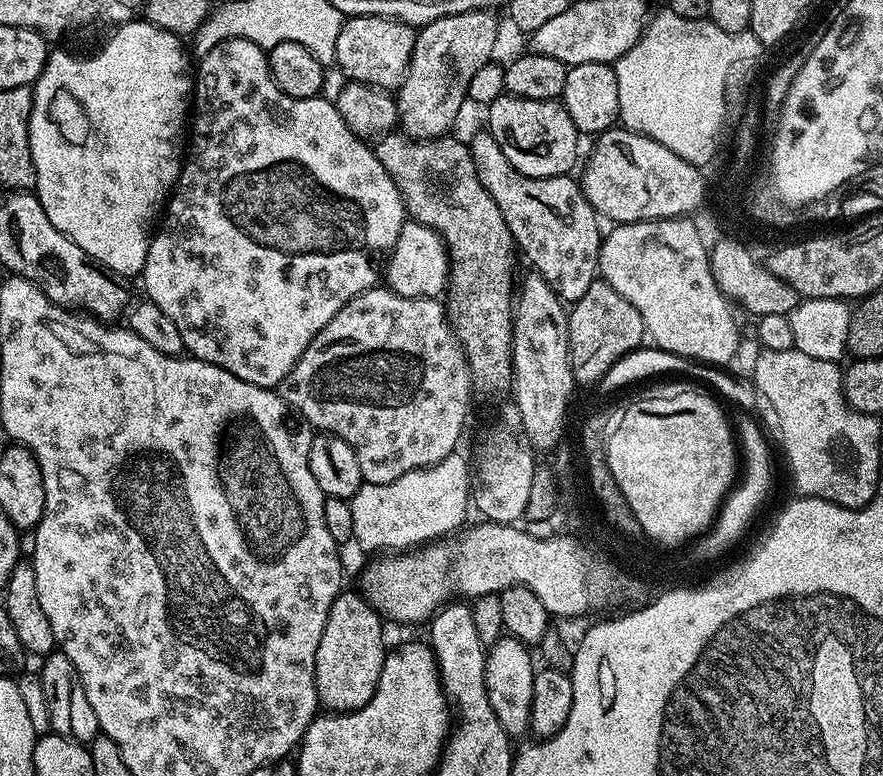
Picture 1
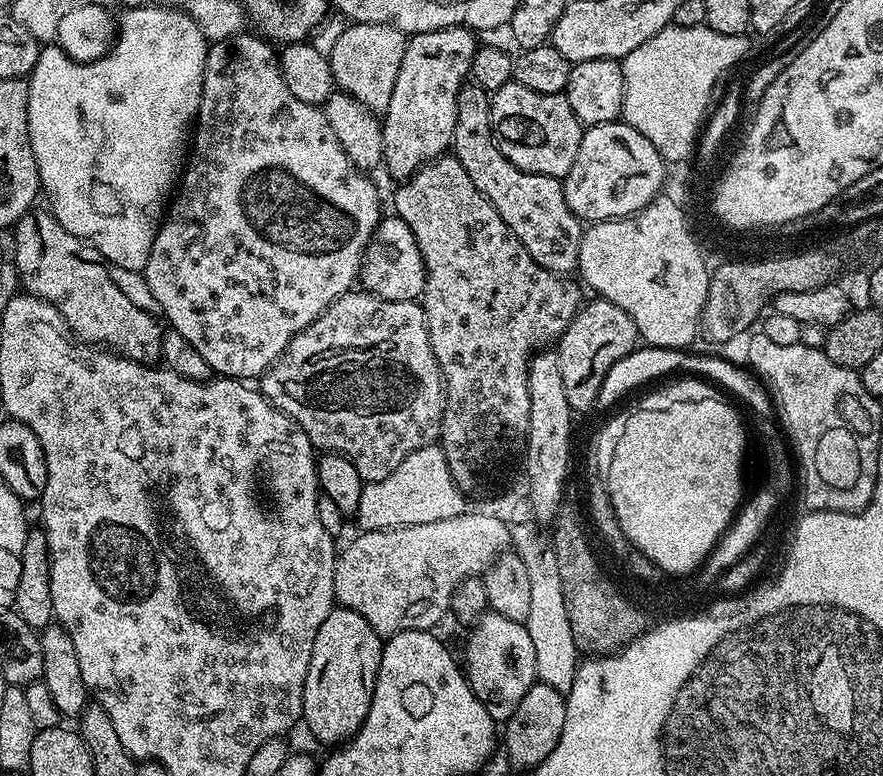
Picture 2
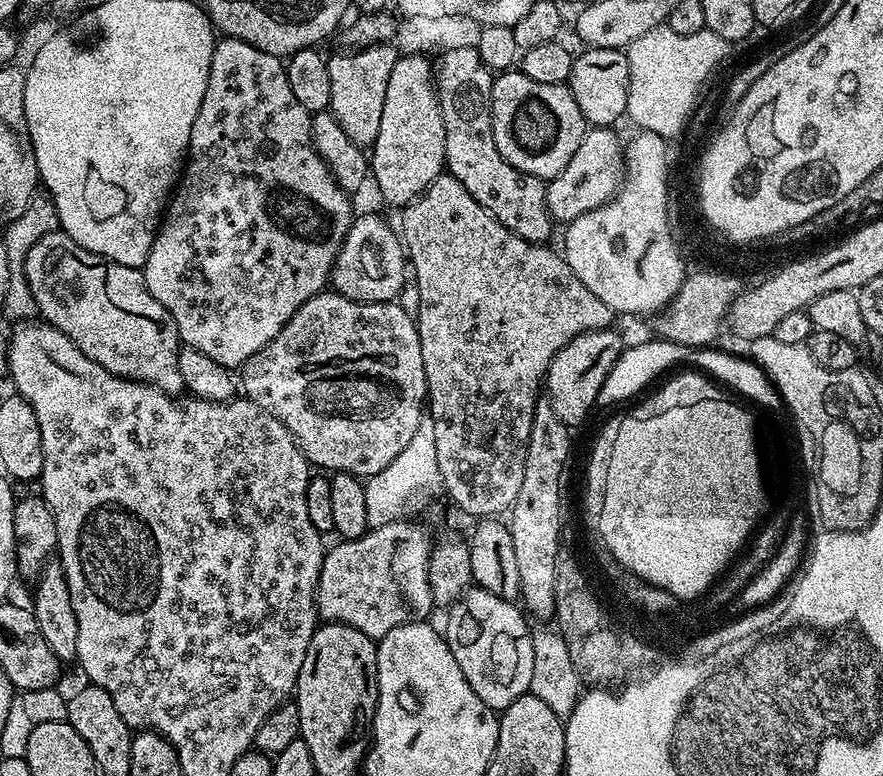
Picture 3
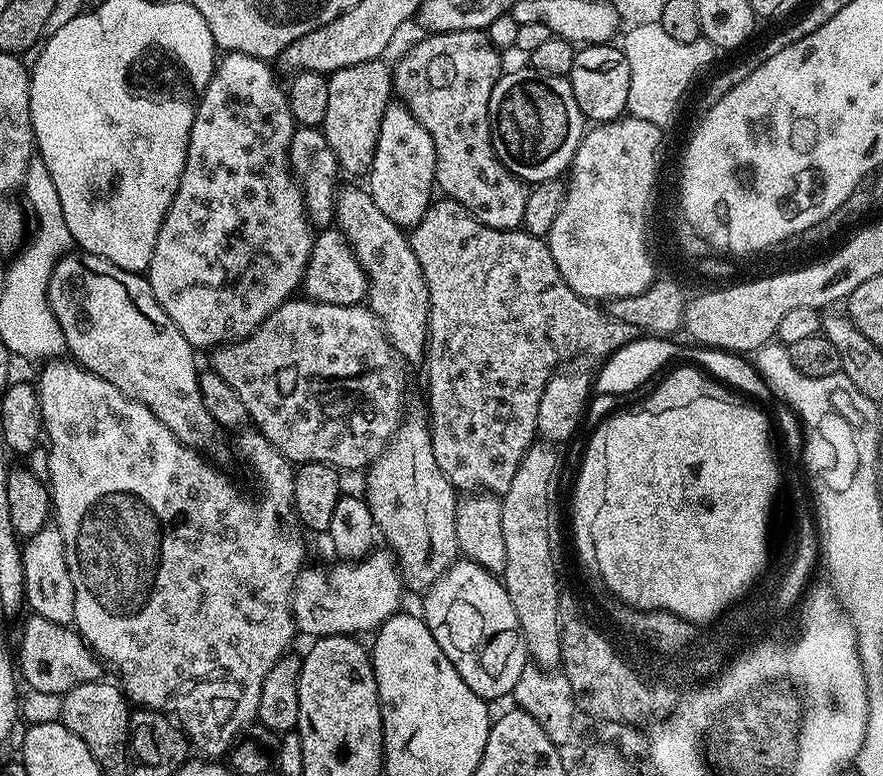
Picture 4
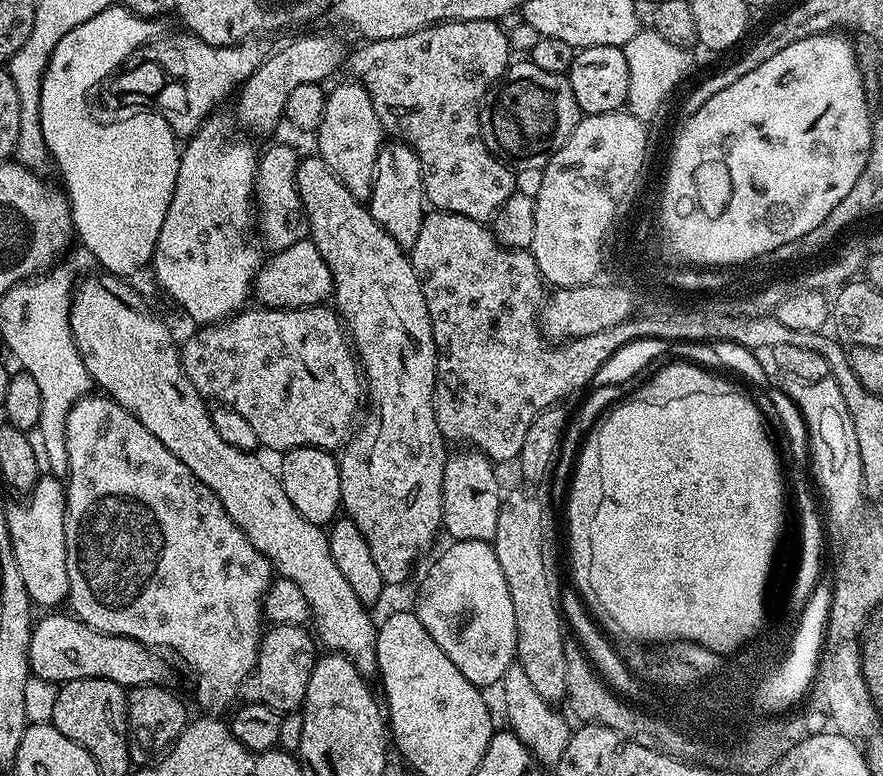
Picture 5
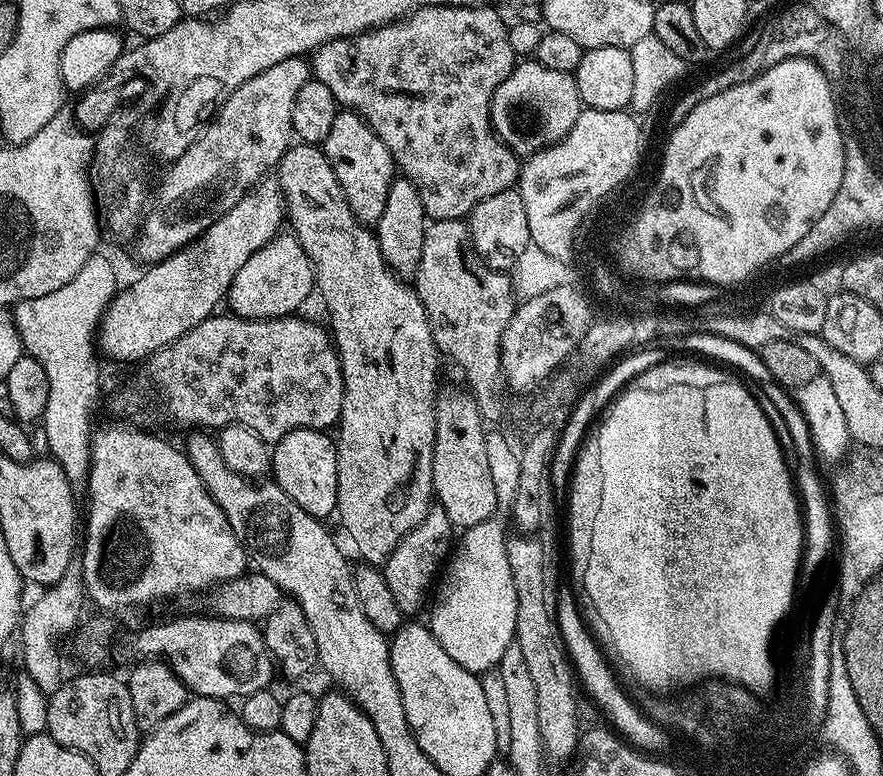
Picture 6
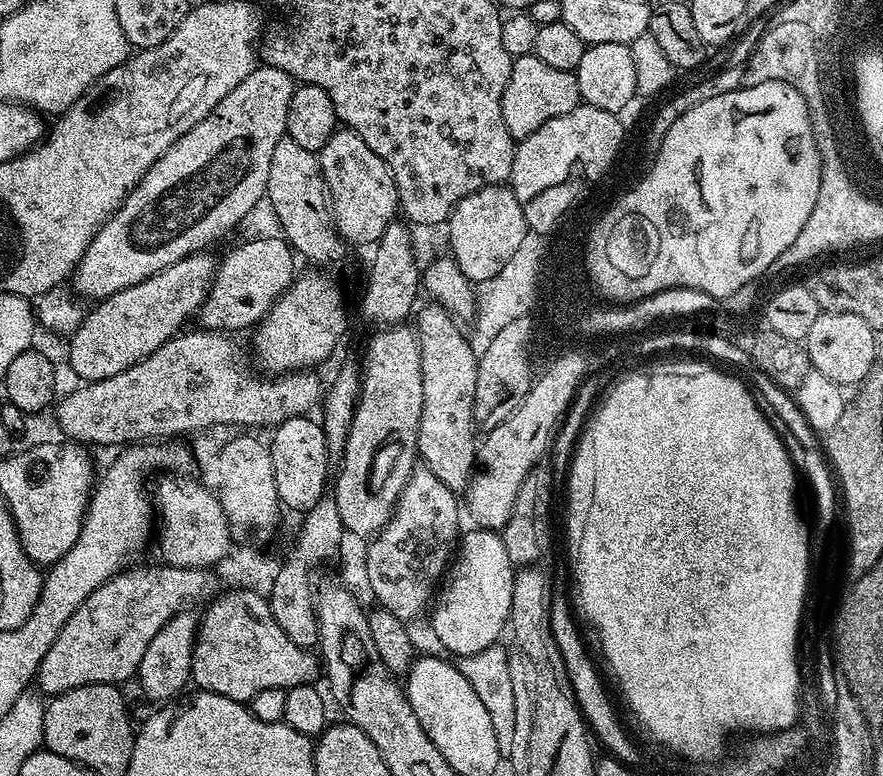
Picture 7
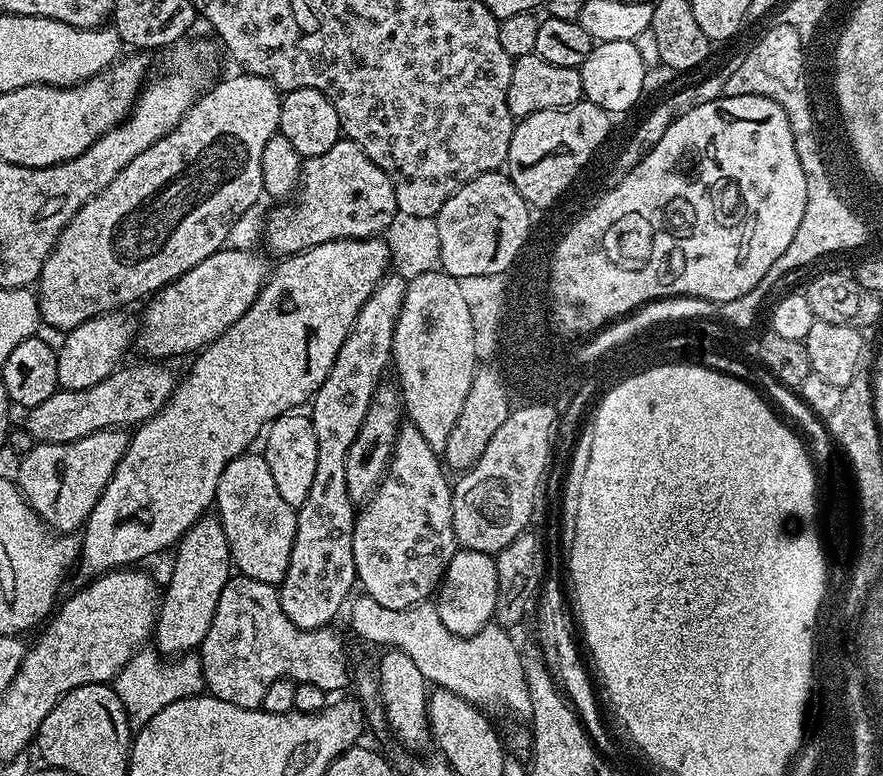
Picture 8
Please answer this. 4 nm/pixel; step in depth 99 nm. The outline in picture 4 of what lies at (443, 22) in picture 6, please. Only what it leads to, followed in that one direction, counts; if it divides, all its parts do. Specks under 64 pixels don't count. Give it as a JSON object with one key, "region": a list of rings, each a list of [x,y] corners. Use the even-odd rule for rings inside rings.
{"region":[[[462,30],[461,32],[434,32],[423,37],[397,64],[392,68],[392,87],[395,95],[409,108],[426,126],[430,138],[434,138],[436,151],[436,183],[445,197],[466,206],[478,222],[491,228],[506,230],[507,232],[519,229],[526,214],[526,200],[529,185],[520,180],[498,158],[492,145],[492,131],[488,107],[490,94],[494,86],[500,81],[501,49],[492,44],[487,31]]]}

